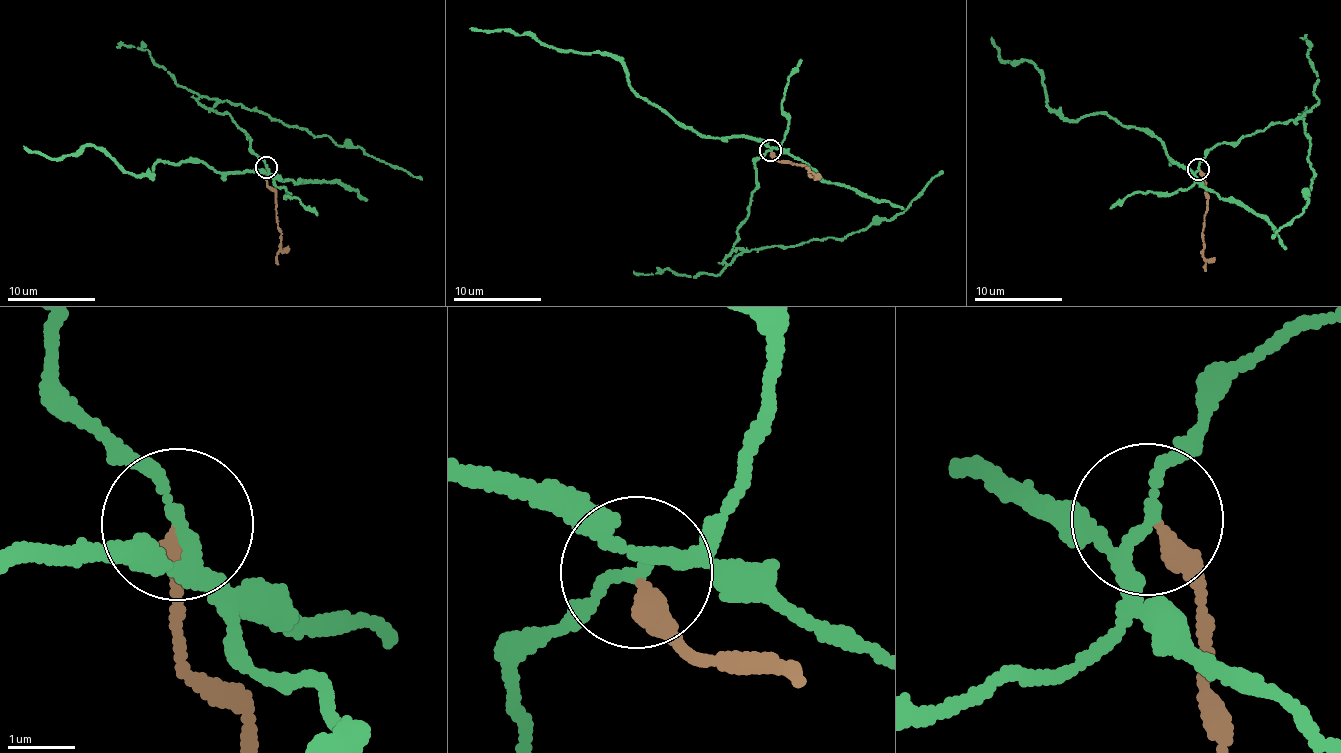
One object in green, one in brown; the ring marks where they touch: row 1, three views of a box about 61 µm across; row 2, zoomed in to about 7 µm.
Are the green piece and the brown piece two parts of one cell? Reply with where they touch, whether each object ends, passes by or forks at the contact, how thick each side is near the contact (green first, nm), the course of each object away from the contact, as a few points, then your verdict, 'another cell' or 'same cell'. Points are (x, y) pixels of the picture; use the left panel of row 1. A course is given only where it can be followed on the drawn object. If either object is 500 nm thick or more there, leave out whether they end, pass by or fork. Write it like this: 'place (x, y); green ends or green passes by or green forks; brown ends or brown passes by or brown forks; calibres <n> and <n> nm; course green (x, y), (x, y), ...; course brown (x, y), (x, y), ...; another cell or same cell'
place (266, 167); green forks; brown ends; calibres 160 and 320 nm; course green (266, 166), (231, 117), (211, 109), (225, 102), (266, 113), (328, 136), (338, 145), (361, 148), (422, 180); course brown (265, 166), (266, 184), (275, 192), (280, 233), (277, 264); another cell

